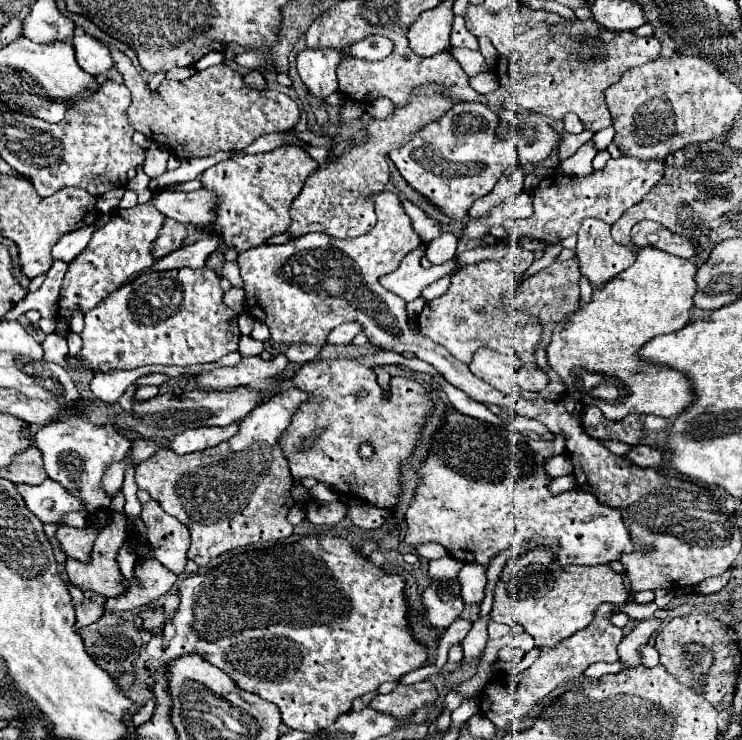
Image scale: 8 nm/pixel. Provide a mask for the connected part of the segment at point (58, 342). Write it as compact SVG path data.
M48 335L46 339L44 339L44 343L42 343L42 349L44 349L44 359L46 361L52 361L52 363L58 363L58 365L62 365L62 367L68 367L68 359L66 359L66 355L68 355L68 345L66 345L66 341L62 339L62 337L58 337L58 335Z

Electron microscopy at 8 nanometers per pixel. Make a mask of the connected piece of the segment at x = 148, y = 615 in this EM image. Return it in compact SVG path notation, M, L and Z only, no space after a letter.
M158 609L142 611L140 617L142 617L142 625L144 625L144 629L148 629L148 631L154 631L154 629L162 627L162 623L164 623L164 615L162 615L162 611L158 611Z

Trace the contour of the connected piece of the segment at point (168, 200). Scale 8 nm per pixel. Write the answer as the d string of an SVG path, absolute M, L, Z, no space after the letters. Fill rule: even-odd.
M162 189L152 197L154 207L164 215L184 225L214 225L216 219L216 195L206 189L192 193Z

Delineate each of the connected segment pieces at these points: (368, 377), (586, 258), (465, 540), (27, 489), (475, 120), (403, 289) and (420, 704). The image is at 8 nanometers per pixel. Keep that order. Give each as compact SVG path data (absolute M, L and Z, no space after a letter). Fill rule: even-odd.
M352 359L306 363L288 383L282 383L280 389L288 389L290 385L308 389L308 393L314 395L310 403L304 403L296 411L292 425L282 437L282 449L292 477L314 477L316 481L332 485L342 495L360 497L376 507L394 507L400 491L396 467L412 453L418 439L418 429L434 407L424 387L410 379L392 377L392 399L384 403L374 369L358 365ZM316 429L324 429L316 445L312 445L306 453L298 453L302 441ZM362 441L368 441L374 447L370 461L358 457L358 447Z
M598 219L582 221L582 227L578 231L576 257L580 261L582 275L590 279L594 289L602 287L636 259L628 247L612 239L610 227Z
M446 409L444 413L444 423L442 427L436 431L434 439L432 439L432 445L430 445L430 451L428 451L428 457L416 467L416 473L418 473L418 485L412 493L412 503L408 505L406 509L406 523L408 523L408 533L404 537L404 541L410 545L410 547L420 547L424 543L440 543L442 547L446 547L448 555L454 557L456 561L462 561L462 563L478 563L482 567L488 567L492 563L494 557L498 557L502 551L508 551L510 547L514 545L524 545L524 543L532 543L534 547L538 549L548 549L556 555L556 563L562 567L562 565L570 565L570 563L576 563L576 565L600 565L600 563L610 563L610 561L616 561L618 559L618 553L622 551L632 551L636 549L636 545L630 541L628 537L628 529L624 527L622 523L622 517L620 517L620 511L612 509L612 507L606 507L606 505L600 505L596 501L596 497L592 493L584 493L582 489L572 489L572 491L564 491L564 493L558 493L558 495L552 495L550 491L550 483L552 483L552 477L546 473L544 465L550 457L554 455L560 455L564 453L564 439L562 435L556 435L554 439L546 441L546 439L530 439L528 435L522 435L518 431L512 431L504 425L490 425L490 423L484 423L480 419L474 419L474 417L468 417L456 409Z
M46 479L40 485L18 485L18 493L26 501L26 507L48 525L62 525L68 513L86 509L80 497L74 497L52 479Z
M456 103L436 121L418 129L412 139L390 153L402 177L438 205L448 217L462 219L476 199L488 195L500 175L518 165L518 151L494 137L498 115L482 103Z
M420 244L402 259L400 267L394 273L382 277L382 285L386 289L394 291L396 295L400 295L406 303L414 301L424 287L446 277L448 273L456 271L456 267L458 267L458 257L454 257L442 265L432 265L430 269L424 269L420 265L420 259L425 256L426 250L427 247Z
M420 681L414 685L398 685L388 695L376 695L368 707L380 713L388 713L396 719L408 719L412 713L438 701L438 691L432 681Z

